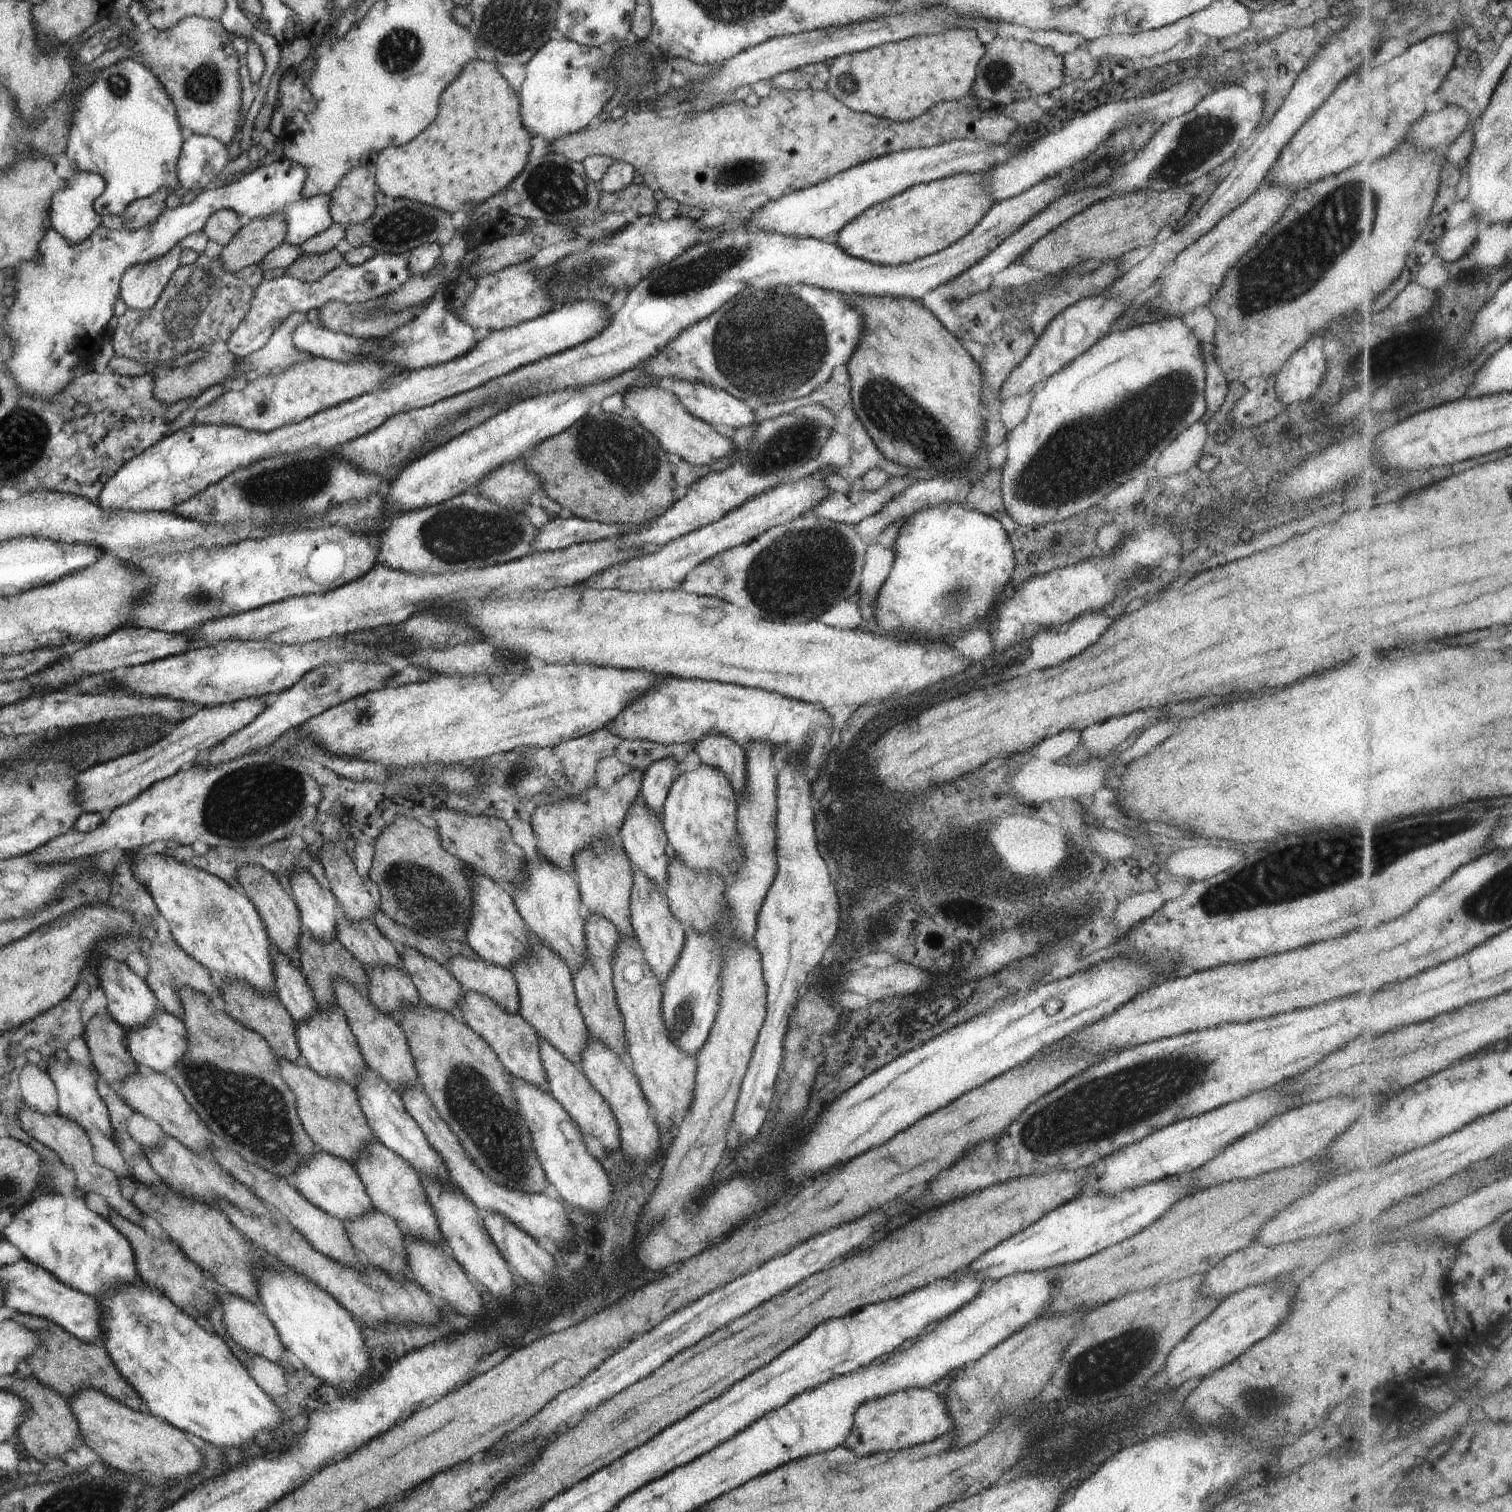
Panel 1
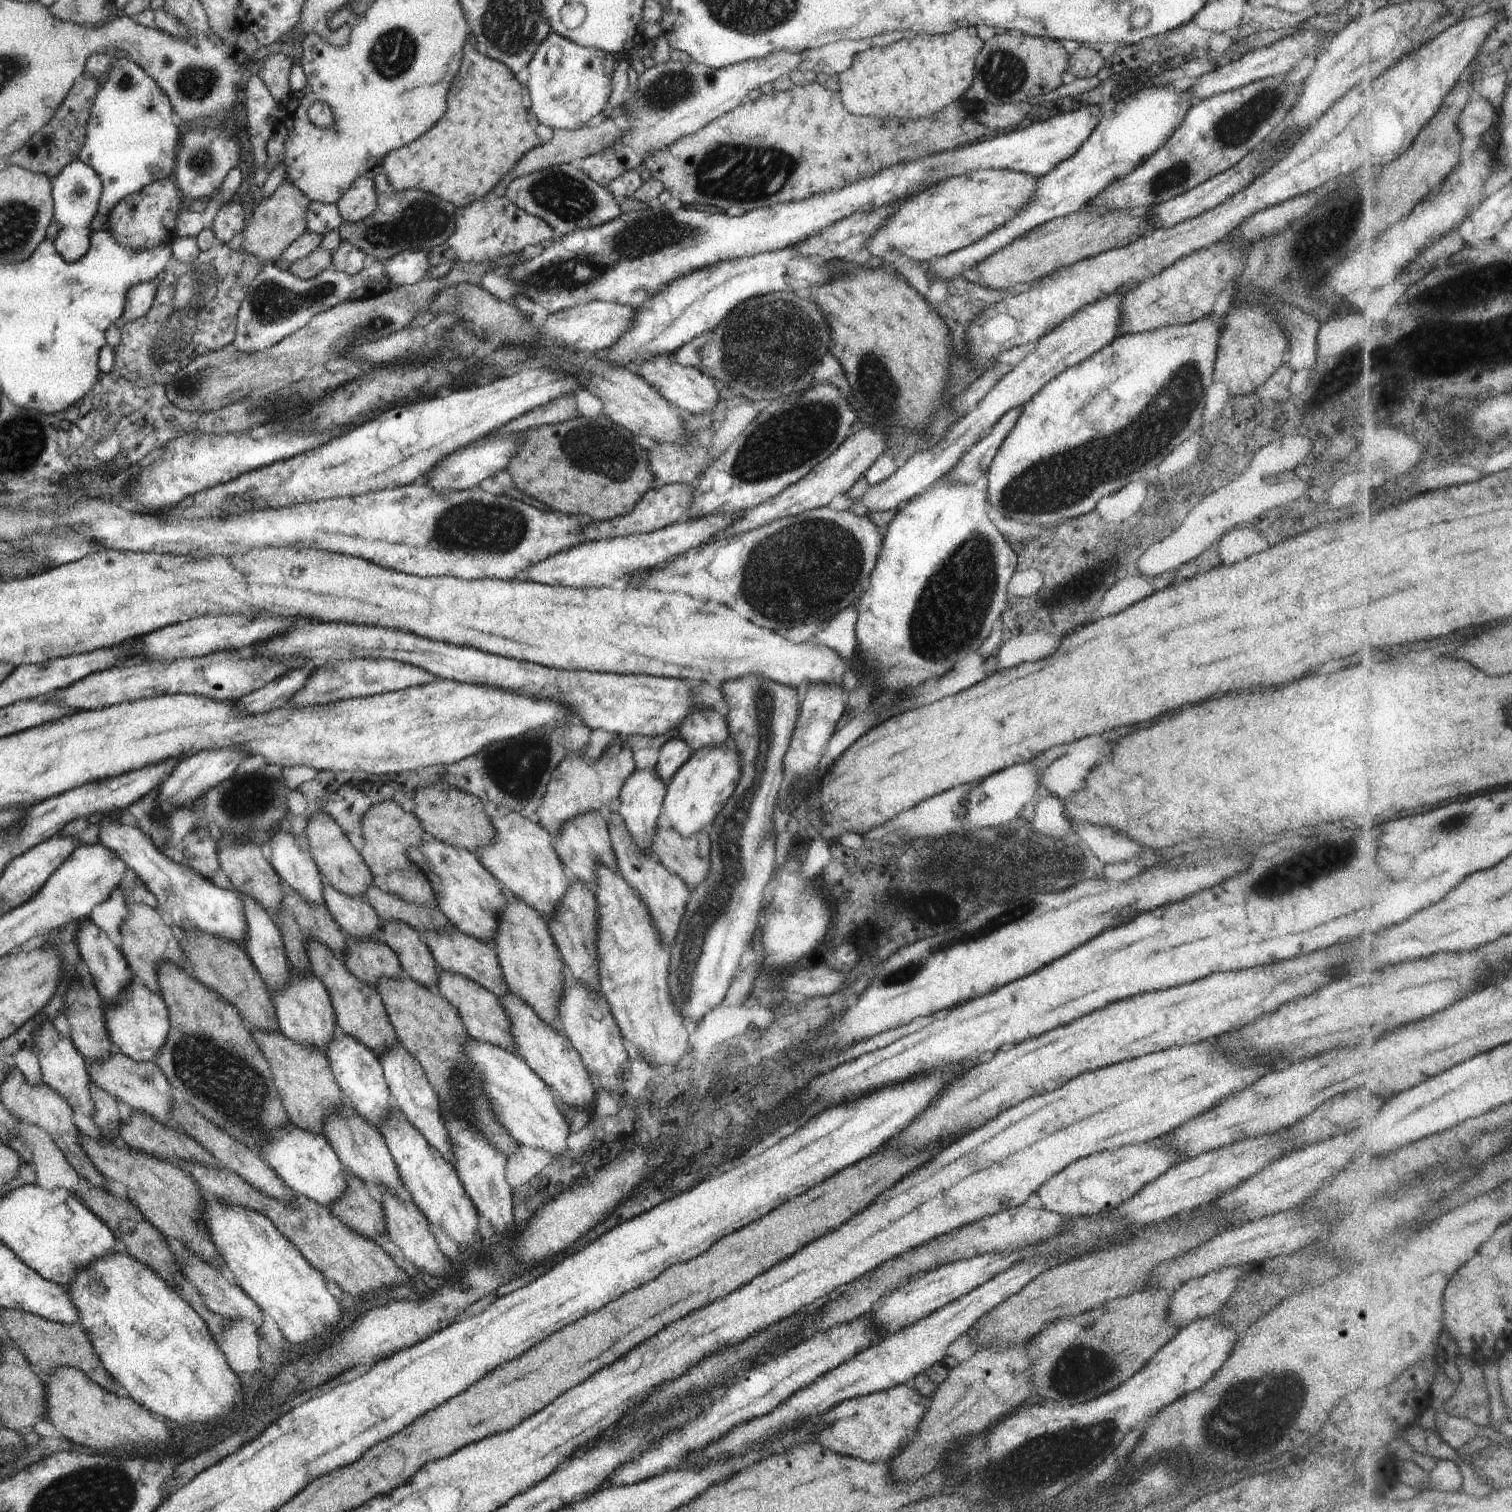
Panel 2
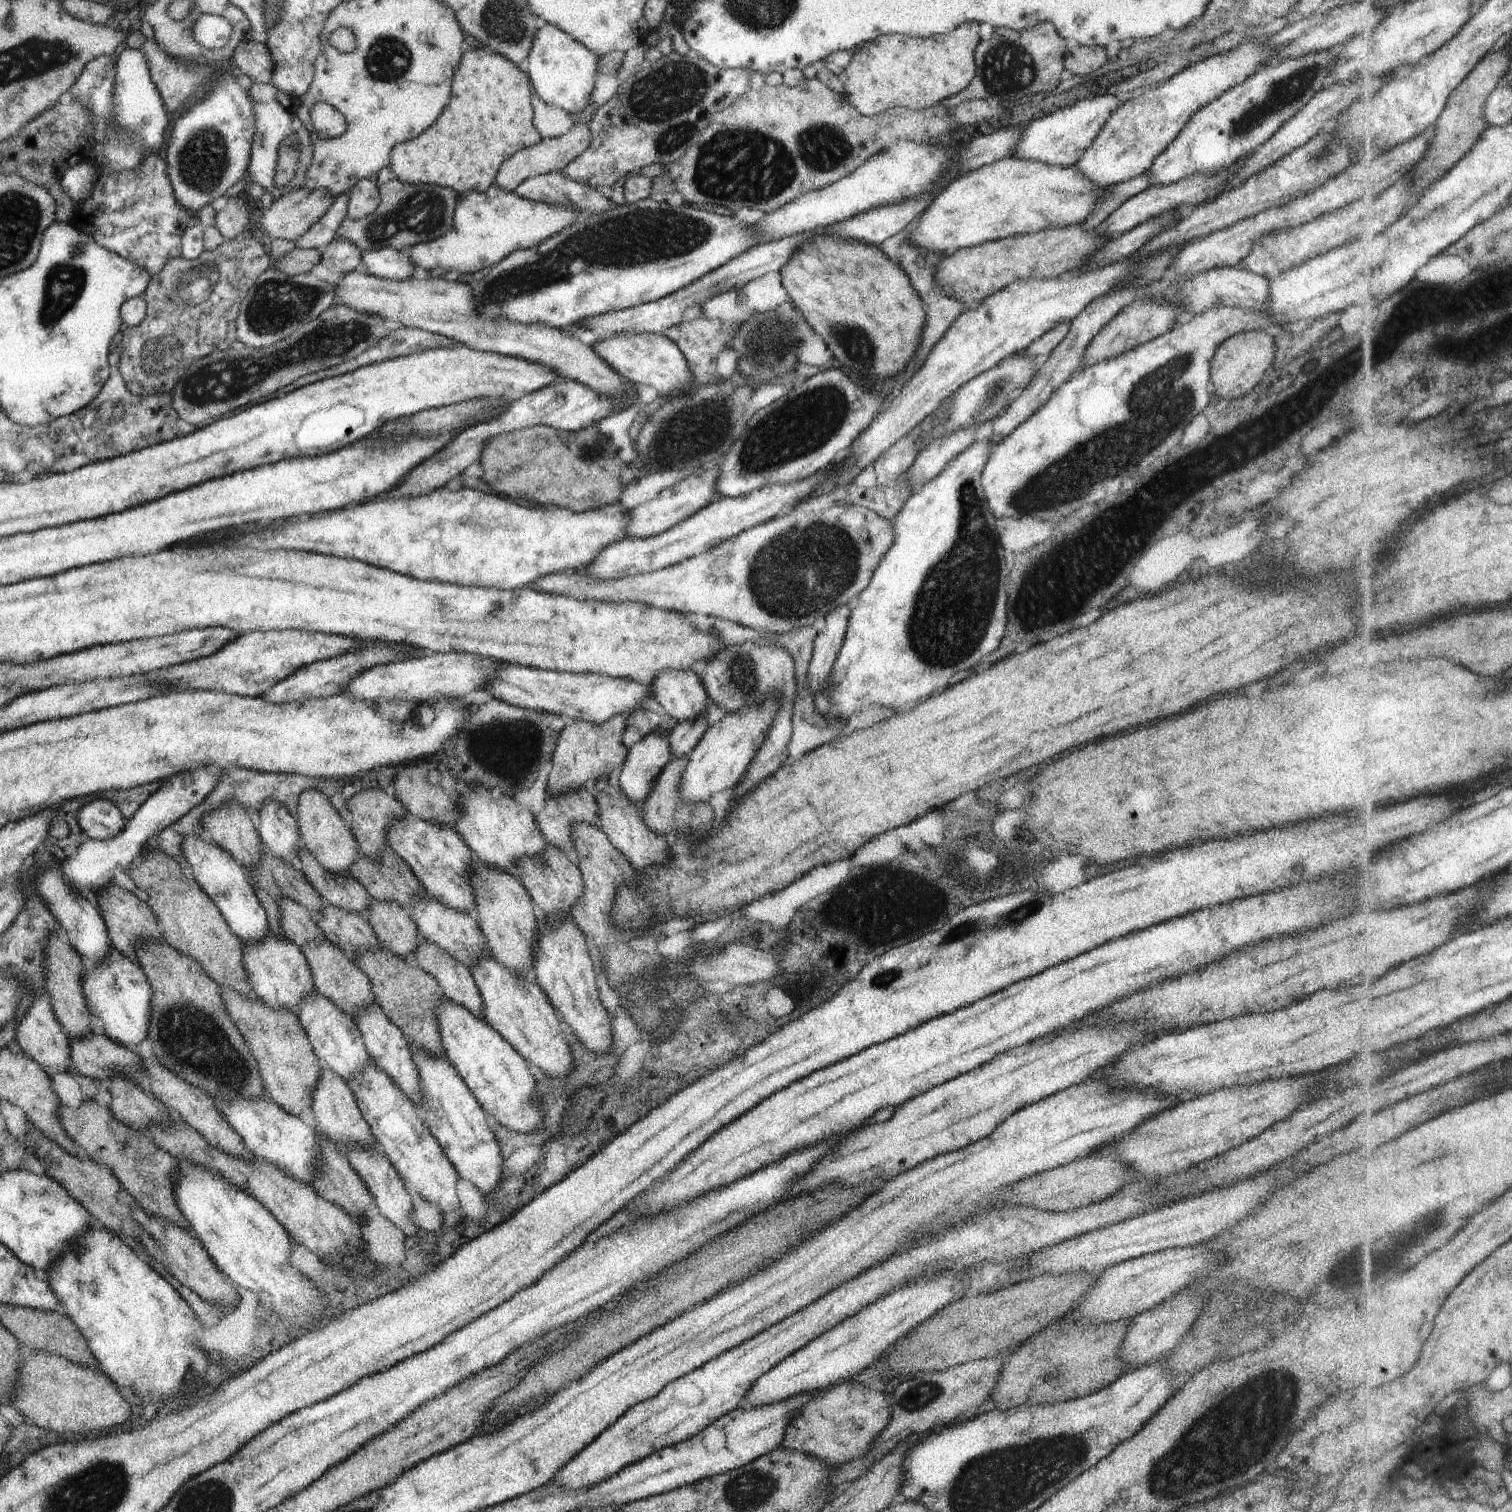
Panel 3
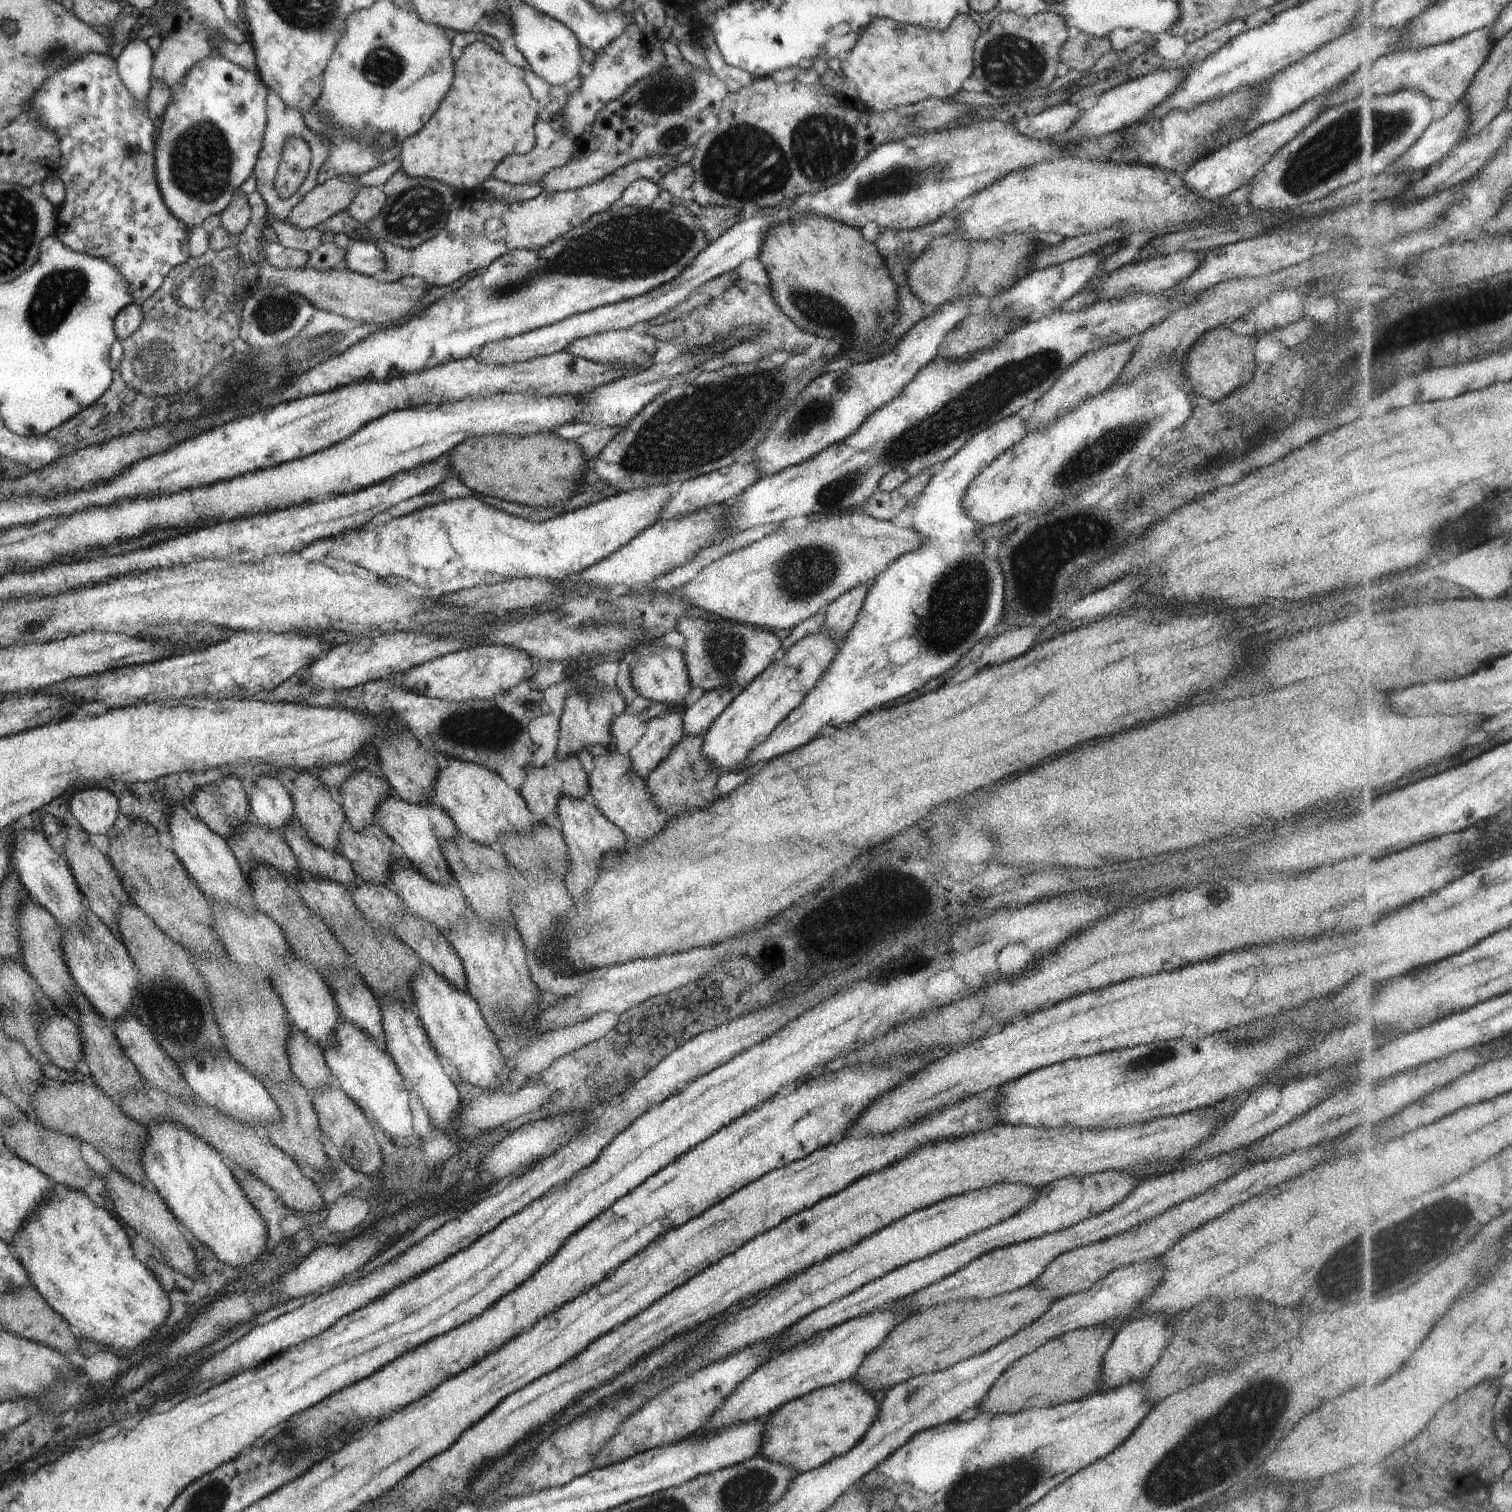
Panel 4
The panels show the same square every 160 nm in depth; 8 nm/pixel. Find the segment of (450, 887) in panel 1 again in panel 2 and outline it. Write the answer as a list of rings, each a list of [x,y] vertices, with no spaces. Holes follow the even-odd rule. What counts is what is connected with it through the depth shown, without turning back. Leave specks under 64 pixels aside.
[[[382,801],[364,811],[361,825],[365,844],[360,854],[372,873],[373,884],[380,890],[395,894],[405,901],[436,907],[435,894],[429,880],[407,857],[408,849],[434,839],[422,828],[418,817],[406,805],[394,801]]]

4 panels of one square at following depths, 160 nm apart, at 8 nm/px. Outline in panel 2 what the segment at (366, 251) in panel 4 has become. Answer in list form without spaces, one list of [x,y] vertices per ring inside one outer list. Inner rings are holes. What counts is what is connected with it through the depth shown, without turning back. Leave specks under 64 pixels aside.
[[[404,251],[382,261],[383,271],[389,276],[392,286],[413,285],[424,278],[426,269],[431,266],[422,251]]]

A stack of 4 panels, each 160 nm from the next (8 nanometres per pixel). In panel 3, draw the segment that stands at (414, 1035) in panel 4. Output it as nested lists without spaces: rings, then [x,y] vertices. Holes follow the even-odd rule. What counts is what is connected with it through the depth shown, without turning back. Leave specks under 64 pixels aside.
[[[416,1046],[409,1048],[416,1061],[420,1090],[422,1090],[424,1122],[428,1130],[438,1140],[438,1144],[442,1144],[444,1154],[458,1170],[460,1179],[468,1178],[484,1195],[491,1196],[491,1193],[497,1192],[503,1185],[506,1175],[503,1166],[505,1161],[491,1129],[491,1119],[447,1060],[428,1056]]]

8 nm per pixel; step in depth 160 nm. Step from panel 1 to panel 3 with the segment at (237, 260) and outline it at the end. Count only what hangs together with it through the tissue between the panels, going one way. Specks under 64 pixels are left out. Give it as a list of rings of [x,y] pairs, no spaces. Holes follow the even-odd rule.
[[[296,188],[280,198],[274,199],[272,205],[262,209],[262,218],[252,226],[258,226],[263,232],[262,240],[282,239],[296,241],[303,236],[324,214],[328,211],[329,204],[335,200],[328,190],[308,191],[304,188]]]

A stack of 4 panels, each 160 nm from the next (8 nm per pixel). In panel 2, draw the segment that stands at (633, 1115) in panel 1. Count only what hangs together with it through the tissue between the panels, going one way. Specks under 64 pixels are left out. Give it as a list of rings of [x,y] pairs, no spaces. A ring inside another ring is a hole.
[[[571,976],[565,978],[560,1000],[557,1002],[557,1016],[564,1029],[565,1036],[580,1055],[588,1072],[595,1072],[600,1078],[602,1091],[619,1093],[618,1082],[622,1074],[627,1052],[622,1045],[622,1034],[614,1020],[606,999],[591,989],[590,985]]]

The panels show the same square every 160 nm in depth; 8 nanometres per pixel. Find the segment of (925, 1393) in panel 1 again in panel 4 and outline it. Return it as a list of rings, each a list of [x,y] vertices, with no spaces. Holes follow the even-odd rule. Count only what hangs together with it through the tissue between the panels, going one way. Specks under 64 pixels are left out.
[[[854,1380],[820,1387],[787,1402],[765,1418],[759,1454],[772,1462],[805,1473],[845,1455],[875,1421],[879,1406],[873,1394]]]

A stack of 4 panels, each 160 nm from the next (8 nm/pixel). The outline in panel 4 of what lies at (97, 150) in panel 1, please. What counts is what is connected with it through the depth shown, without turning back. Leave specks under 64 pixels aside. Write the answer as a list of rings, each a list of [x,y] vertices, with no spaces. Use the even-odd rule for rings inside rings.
[[[136,36],[115,60],[120,80],[143,109],[147,106],[148,91],[151,89],[154,59],[155,53],[146,40]]]

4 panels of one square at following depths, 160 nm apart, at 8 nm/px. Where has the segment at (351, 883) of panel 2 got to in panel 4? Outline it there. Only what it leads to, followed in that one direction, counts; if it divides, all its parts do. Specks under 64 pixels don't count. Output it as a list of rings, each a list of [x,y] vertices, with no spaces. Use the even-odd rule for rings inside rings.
[[[298,771],[293,784],[294,789],[291,799],[294,805],[295,817],[300,821],[304,832],[311,838],[312,842],[333,851],[339,850],[339,832],[345,827],[347,820],[343,808],[331,799],[326,785],[307,771]]]

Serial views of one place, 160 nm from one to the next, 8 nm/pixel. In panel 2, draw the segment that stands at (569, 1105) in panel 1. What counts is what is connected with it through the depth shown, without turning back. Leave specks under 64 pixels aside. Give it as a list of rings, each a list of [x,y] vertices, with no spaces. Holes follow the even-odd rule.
[[[512,991],[501,996],[499,1003],[508,1017],[509,1033],[518,1055],[548,1086],[556,1089],[562,1100],[562,1107],[568,1105],[591,1106],[592,1111],[589,1116],[592,1116],[596,1108],[596,1090],[592,1088],[589,1072],[568,1037],[540,1018],[540,1015],[537,1015],[536,1011],[532,1010],[527,1002],[524,1002],[524,999]]]

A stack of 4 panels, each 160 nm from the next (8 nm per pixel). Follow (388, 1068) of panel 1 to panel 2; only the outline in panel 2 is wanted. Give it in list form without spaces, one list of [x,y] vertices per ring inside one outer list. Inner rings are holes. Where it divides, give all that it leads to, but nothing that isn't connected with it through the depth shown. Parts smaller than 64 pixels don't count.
[[[312,939],[307,942],[307,955],[310,970],[326,987],[335,1012],[337,1026],[346,1034],[351,1034],[357,1041],[364,1043],[376,1055],[389,1049],[397,1040],[397,1034],[391,1025],[384,1003],[376,988],[362,982],[353,975],[339,956],[334,954],[324,943]]]

